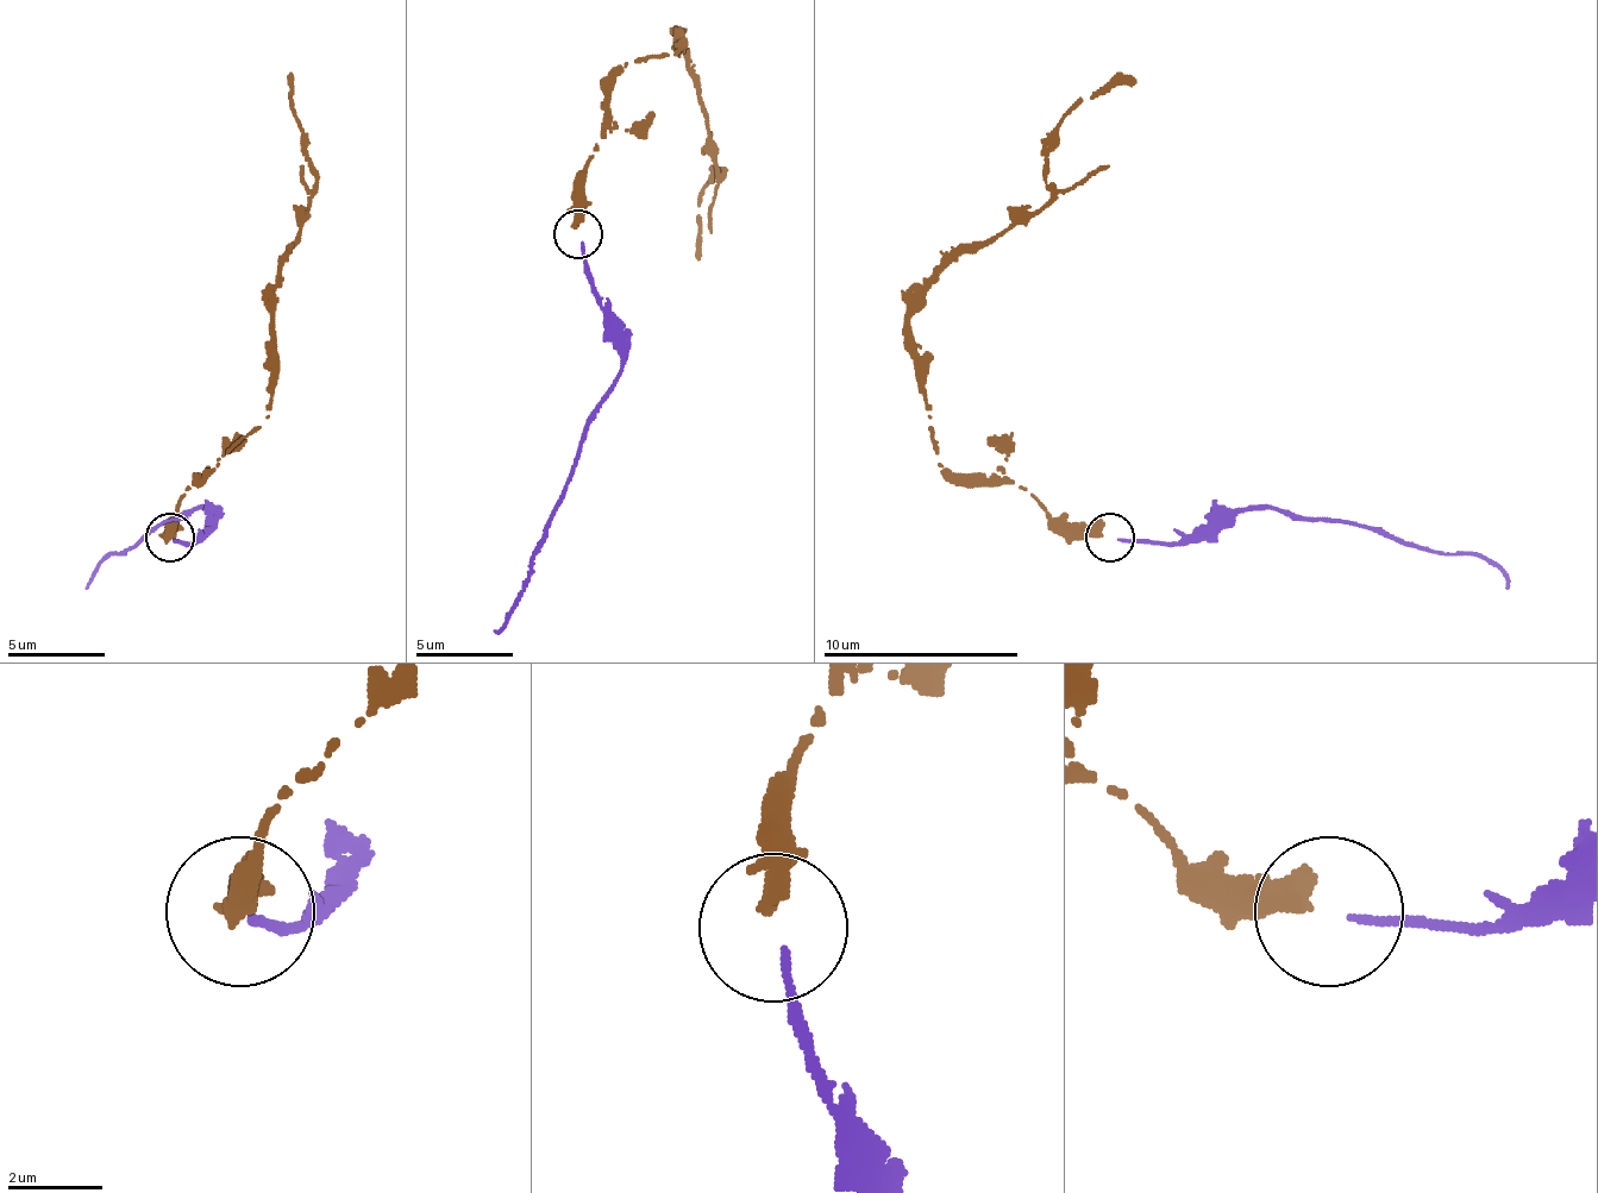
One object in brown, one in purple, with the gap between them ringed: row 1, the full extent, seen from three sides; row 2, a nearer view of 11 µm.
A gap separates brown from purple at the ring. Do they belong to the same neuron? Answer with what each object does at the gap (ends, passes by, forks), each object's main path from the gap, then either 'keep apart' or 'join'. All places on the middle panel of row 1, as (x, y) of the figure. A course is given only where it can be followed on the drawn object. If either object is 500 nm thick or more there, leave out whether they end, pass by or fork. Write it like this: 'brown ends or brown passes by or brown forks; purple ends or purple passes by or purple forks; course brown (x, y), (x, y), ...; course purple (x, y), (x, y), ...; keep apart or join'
brown ends; purple ends; course brown (572, 227), (602, 139), (607, 81), (626, 61), (675, 56), (681, 32), (725, 169), (700, 208), (700, 262); course purple (582, 242), (602, 336), (621, 359), (616, 384), (582, 438), (572, 482), (528, 570), (519, 604), (494, 633); join

